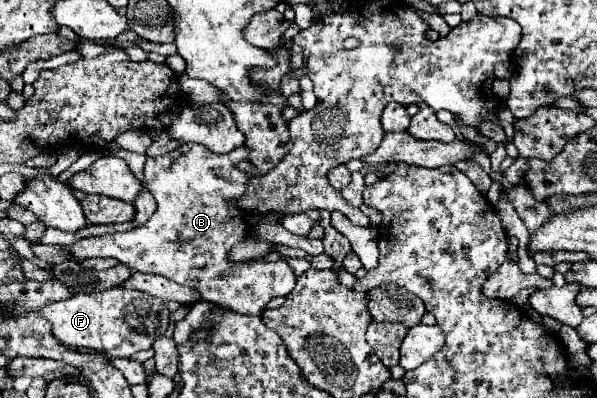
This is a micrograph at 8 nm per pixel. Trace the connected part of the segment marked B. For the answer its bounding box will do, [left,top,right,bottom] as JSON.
[68,144,296,316]

